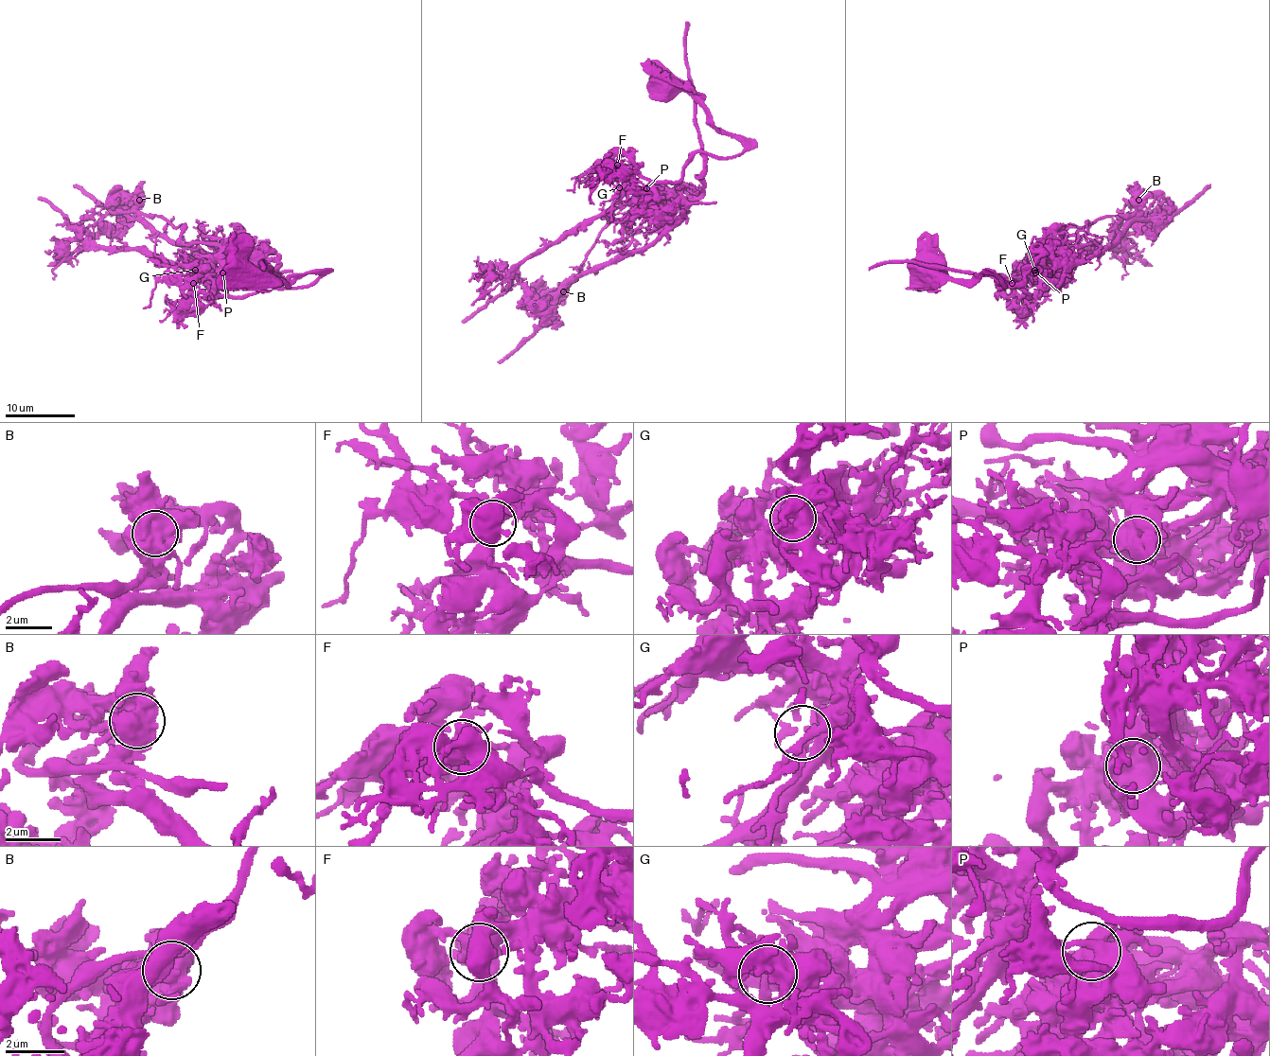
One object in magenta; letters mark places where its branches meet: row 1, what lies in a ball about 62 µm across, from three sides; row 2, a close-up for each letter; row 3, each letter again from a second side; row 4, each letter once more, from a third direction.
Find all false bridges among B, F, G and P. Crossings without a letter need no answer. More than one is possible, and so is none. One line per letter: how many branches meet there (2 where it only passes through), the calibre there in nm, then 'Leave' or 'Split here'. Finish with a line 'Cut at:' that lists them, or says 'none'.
B: Branches: 2. Thickness 900 nm. Split here
F: Branches: 4. Thickness 480 nm. Leave
G: Branches: 2. Thickness 440 nm. Leave
P: Branches: 6. Thickness 600 nm. Split here
Cut at: B, P

